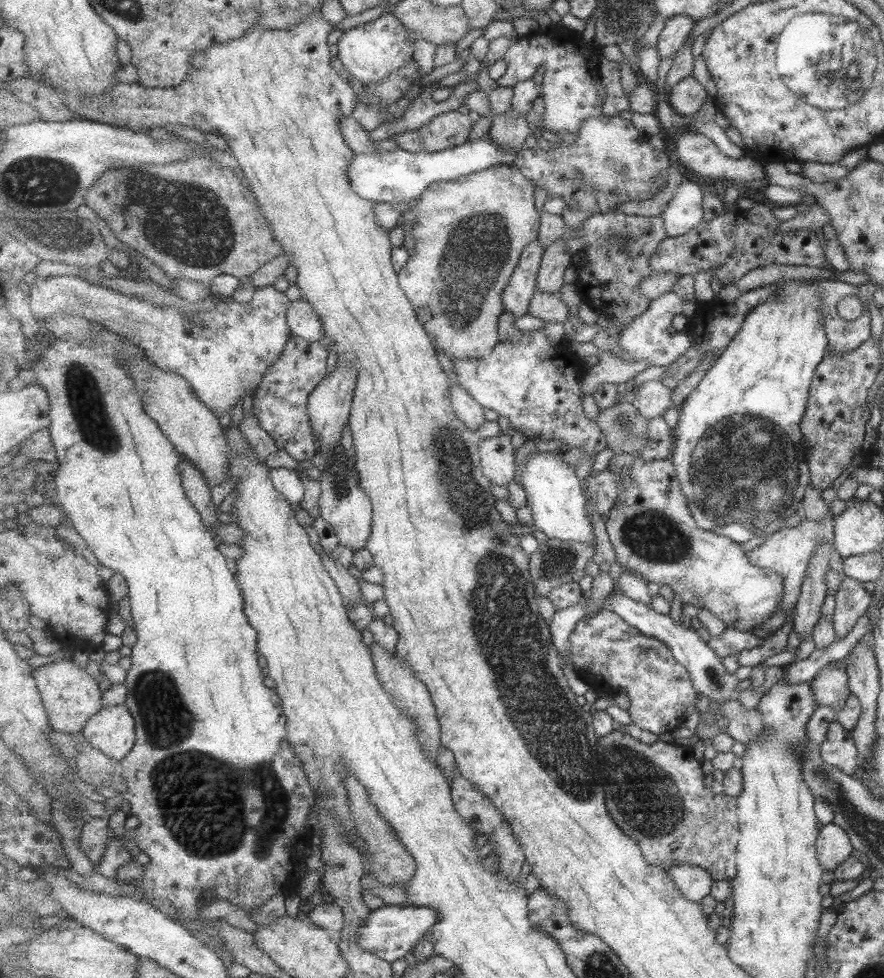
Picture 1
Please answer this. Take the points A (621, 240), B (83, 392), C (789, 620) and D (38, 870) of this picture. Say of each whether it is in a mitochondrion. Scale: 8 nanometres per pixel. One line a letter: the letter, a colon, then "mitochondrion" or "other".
A: mitochondrion
B: mitochondrion
C: other
D: other

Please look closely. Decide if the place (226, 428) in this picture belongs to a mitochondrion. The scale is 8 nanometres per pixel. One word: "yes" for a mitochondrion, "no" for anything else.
no

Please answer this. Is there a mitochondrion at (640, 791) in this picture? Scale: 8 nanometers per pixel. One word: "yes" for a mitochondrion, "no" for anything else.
yes

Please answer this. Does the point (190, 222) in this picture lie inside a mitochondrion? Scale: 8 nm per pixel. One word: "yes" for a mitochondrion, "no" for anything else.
yes

